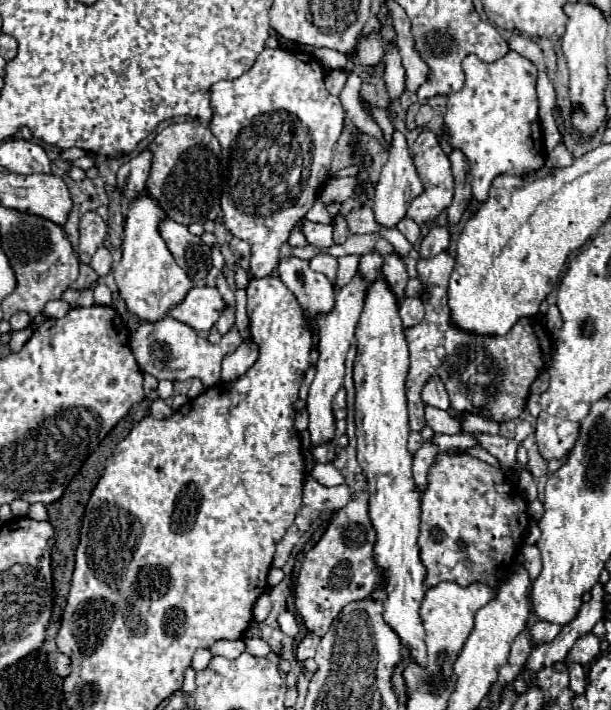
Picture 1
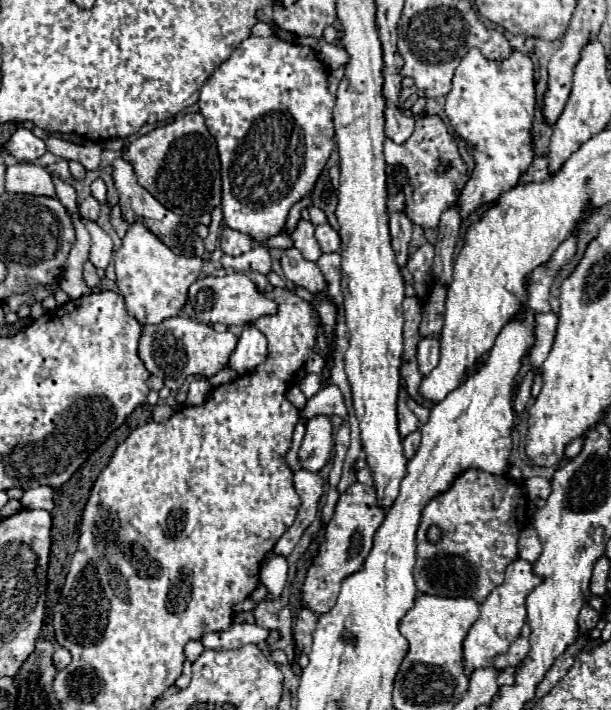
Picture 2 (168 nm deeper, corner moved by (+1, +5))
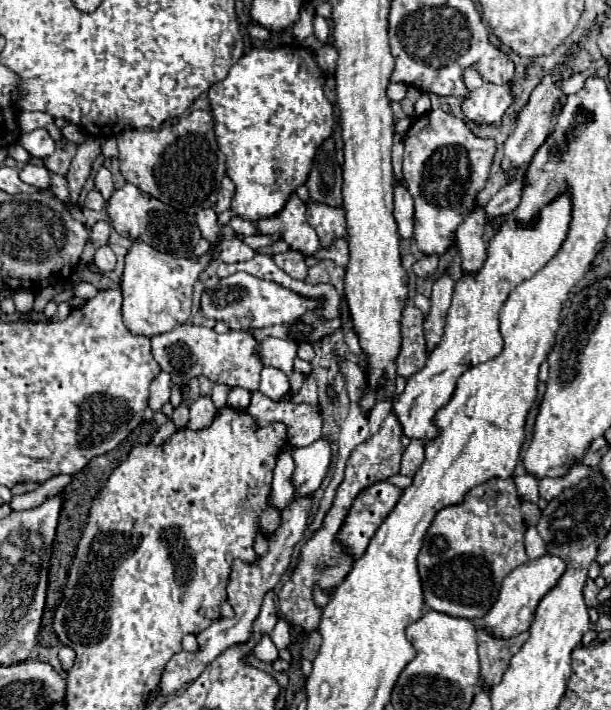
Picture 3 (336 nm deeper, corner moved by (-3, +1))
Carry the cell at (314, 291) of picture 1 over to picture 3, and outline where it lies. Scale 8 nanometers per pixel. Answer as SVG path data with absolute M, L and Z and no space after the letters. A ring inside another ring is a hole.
M288 250L288 252L282 252L282 254L274 254L272 260L276 262L276 266L280 266L286 274L290 274L292 278L298 278L298 280L304 280L306 278L306 262L304 262L304 256L300 252L294 252L294 250Z

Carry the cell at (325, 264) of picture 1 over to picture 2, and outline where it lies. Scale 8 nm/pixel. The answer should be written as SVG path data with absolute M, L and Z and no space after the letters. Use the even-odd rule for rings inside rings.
M300 220L296 230L292 232L292 240L294 240L294 246L302 252L302 256L310 262L318 262L320 256L322 256L322 250L314 238L314 224L312 222L306 222L306 220Z

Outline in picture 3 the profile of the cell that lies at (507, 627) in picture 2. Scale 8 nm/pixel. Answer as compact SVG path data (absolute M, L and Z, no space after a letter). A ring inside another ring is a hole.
M544 554L536 560L530 560L518 568L514 568L512 574L508 574L504 578L504 584L500 588L500 596L498 596L496 604L482 618L484 628L492 628L494 636L516 636L516 634L528 630L534 620L538 602L542 600L544 594L548 594L556 586L556 582L564 574L564 570L566 570L566 562L554 554Z

